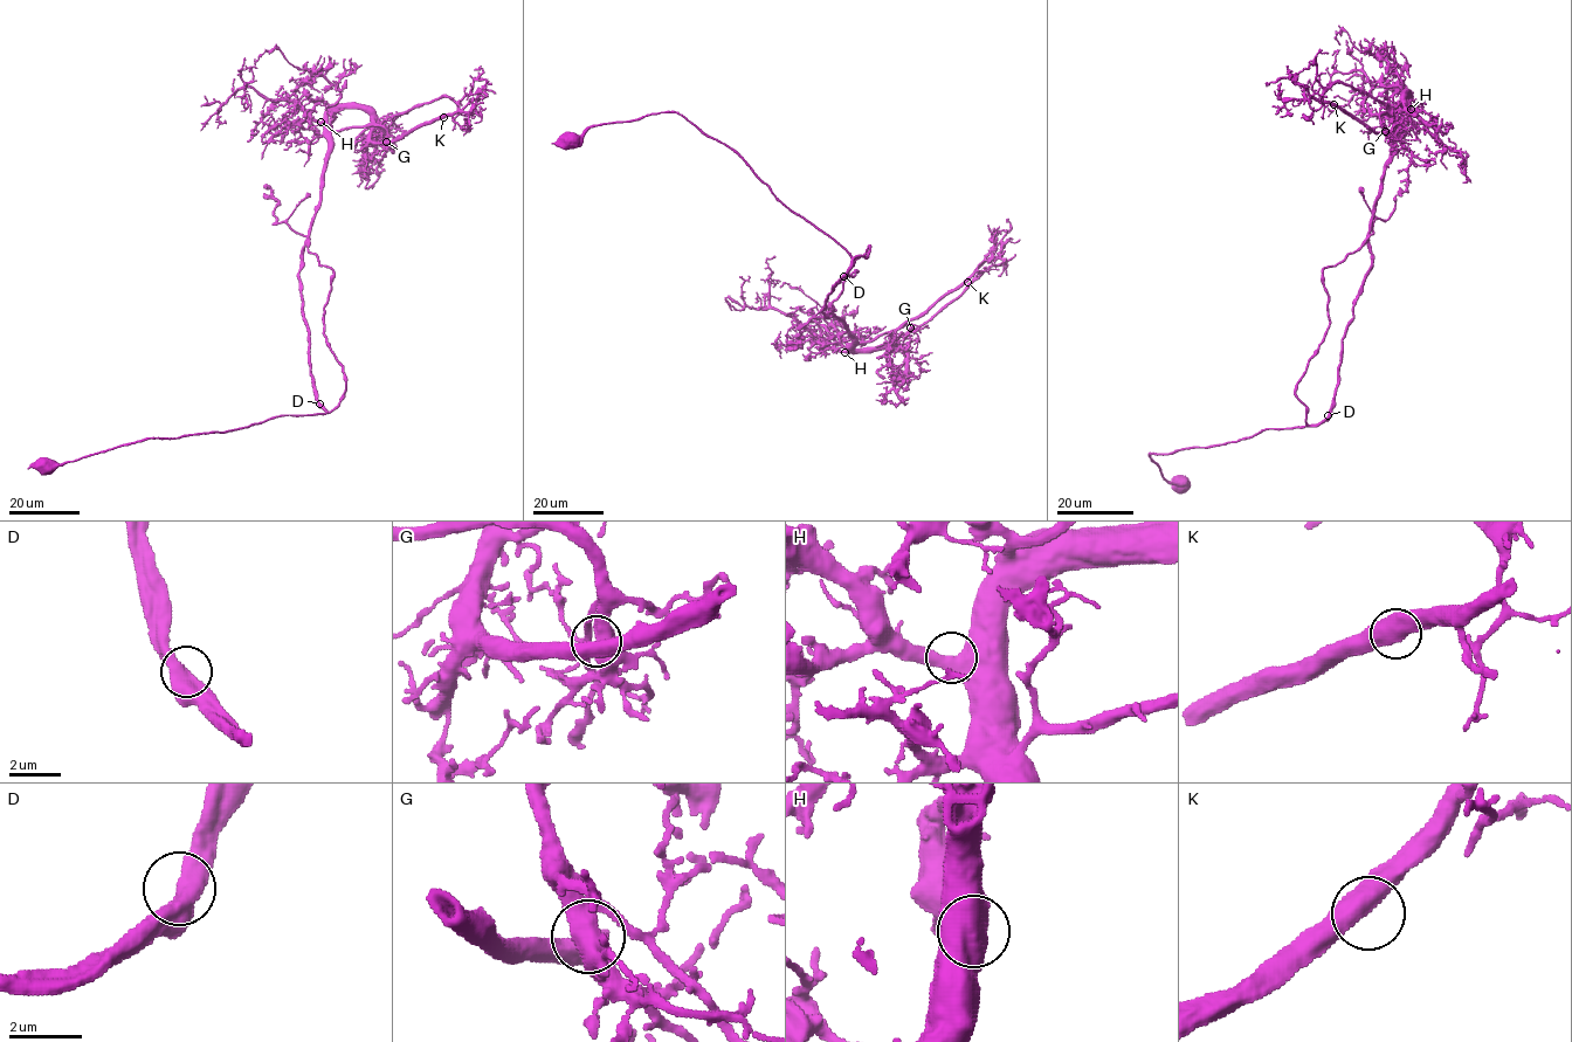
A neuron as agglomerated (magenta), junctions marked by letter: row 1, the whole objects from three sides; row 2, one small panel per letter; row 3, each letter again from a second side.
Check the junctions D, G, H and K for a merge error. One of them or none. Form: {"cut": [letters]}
{"cut": []}

